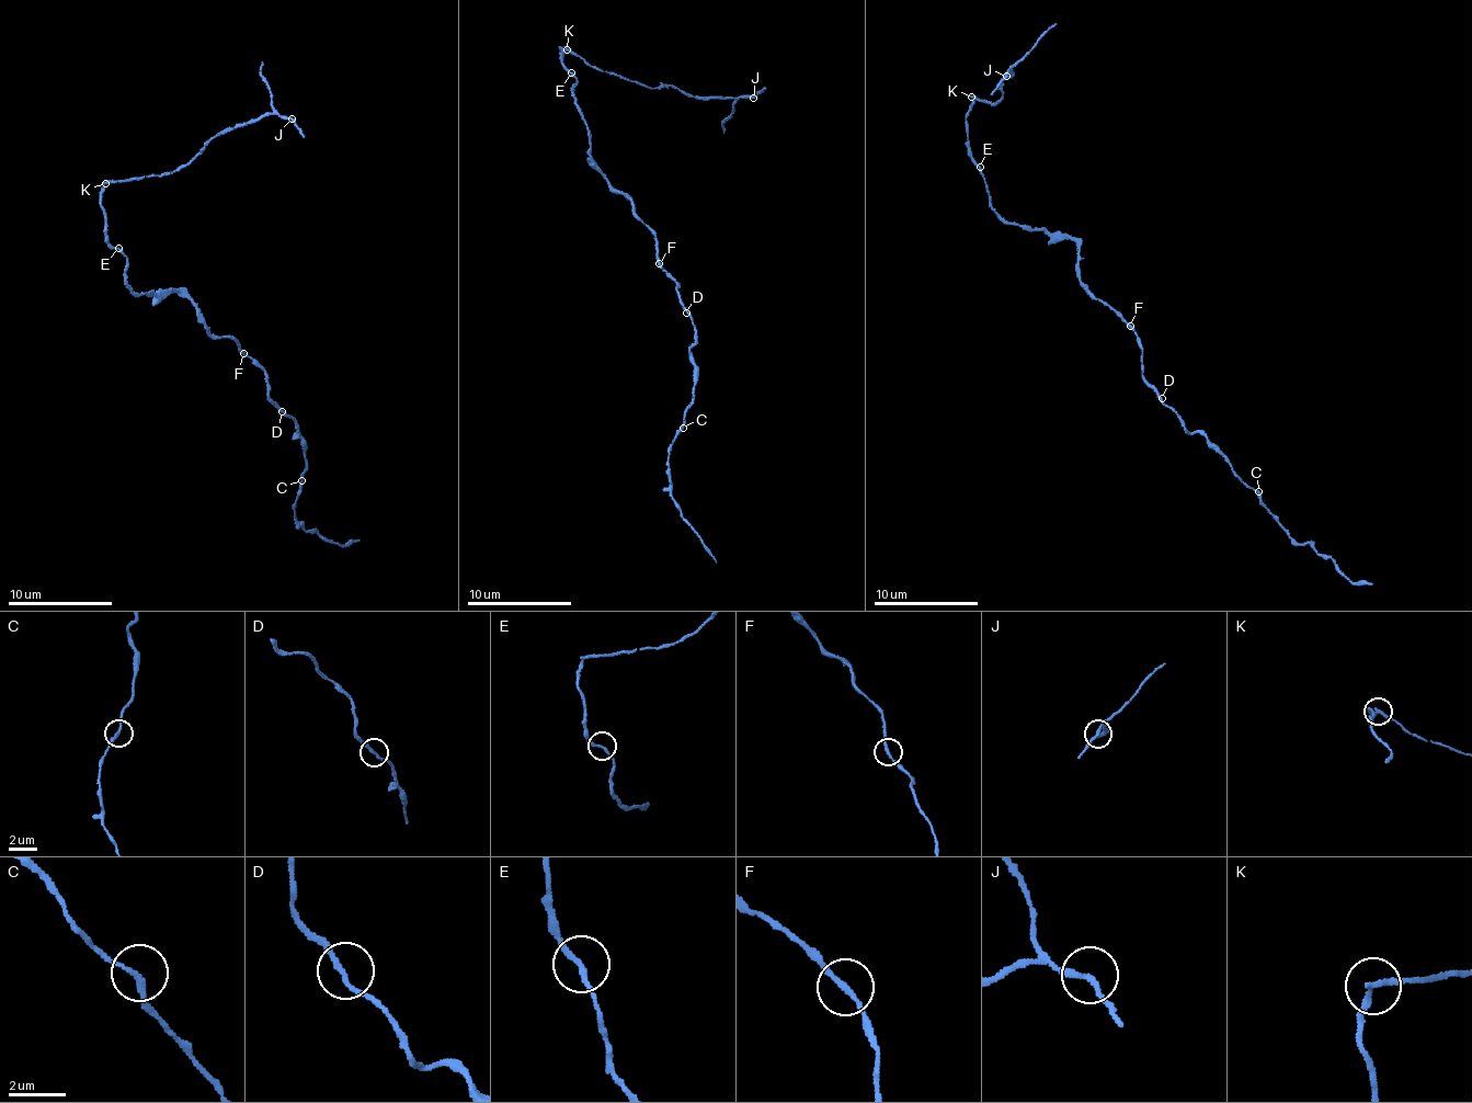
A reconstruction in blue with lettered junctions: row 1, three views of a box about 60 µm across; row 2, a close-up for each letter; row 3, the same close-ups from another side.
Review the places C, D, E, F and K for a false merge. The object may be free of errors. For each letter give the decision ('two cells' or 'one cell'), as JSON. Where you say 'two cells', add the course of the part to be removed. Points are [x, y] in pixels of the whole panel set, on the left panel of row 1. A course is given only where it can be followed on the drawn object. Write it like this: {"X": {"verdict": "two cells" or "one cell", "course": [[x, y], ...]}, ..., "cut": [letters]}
{"C": {"verdict": "one cell"}, "D": {"verdict": "one cell"}, "E": {"verdict": "one cell"}, "F": {"verdict": "one cell"}, "K": {"verdict": "two cells", "course": [[104, 183], [181, 169], [232, 127], [266, 115], [273, 103], [260, 71], [261, 63]]}, "cut": ["K"]}

